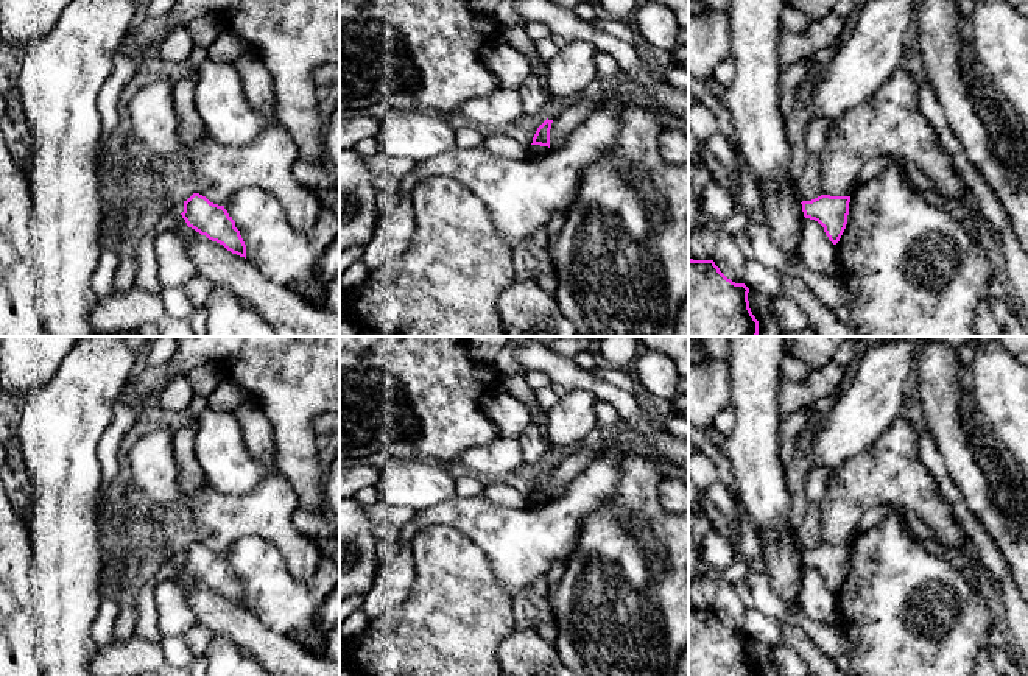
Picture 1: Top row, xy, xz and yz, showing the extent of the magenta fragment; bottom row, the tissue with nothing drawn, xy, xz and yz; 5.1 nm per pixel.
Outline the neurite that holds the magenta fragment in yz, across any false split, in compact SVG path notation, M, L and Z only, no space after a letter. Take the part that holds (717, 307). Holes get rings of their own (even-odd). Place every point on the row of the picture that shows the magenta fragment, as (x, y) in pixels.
M688 260L688 336L757 336L749 288L727 279L713 260Z

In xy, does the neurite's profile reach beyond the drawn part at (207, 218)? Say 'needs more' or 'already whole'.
already whole

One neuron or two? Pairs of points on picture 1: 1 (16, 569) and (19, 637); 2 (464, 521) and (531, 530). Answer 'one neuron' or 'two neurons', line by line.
1: one neuron
2: one neuron

